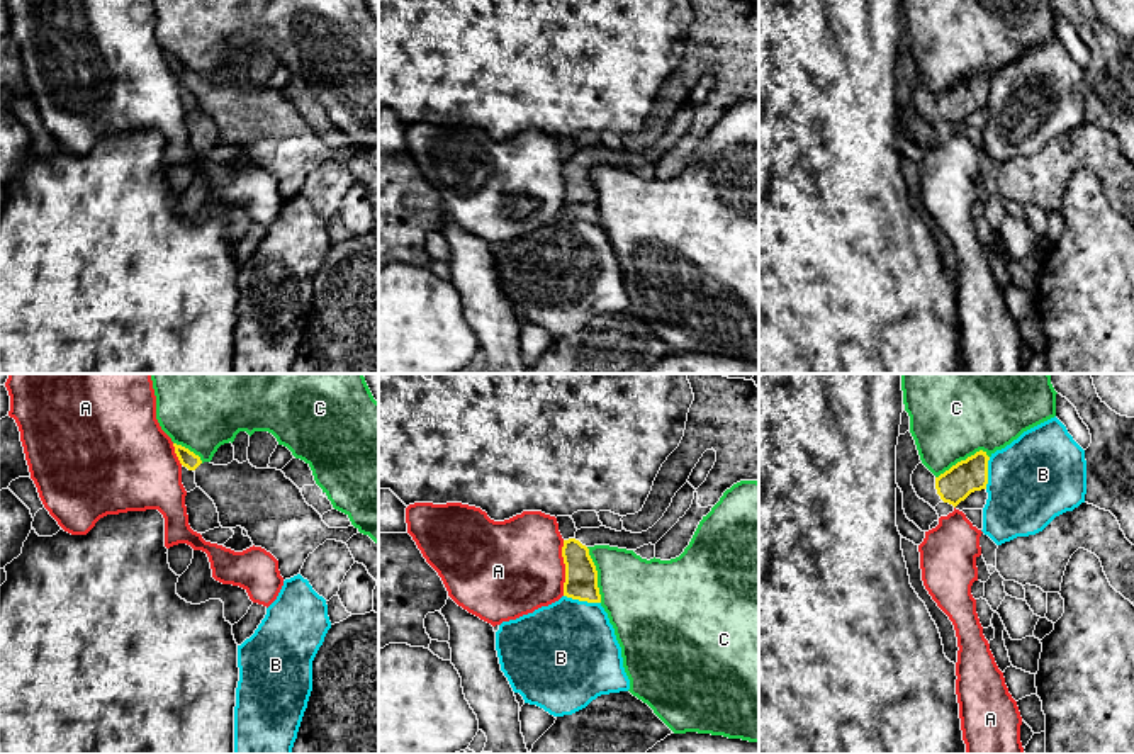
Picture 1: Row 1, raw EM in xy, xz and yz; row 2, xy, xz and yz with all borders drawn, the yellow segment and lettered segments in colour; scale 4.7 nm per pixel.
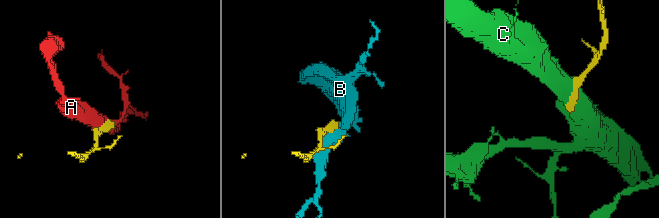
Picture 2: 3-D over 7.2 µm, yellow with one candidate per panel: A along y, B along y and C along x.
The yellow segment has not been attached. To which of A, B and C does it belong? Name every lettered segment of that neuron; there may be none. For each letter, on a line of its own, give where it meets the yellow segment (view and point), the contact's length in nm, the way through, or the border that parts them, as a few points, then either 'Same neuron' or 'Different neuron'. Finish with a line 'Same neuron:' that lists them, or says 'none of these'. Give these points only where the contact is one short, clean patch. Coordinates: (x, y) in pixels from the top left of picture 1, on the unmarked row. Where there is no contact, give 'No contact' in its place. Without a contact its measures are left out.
A: Touches yellow at xz (566, 187). Shared border 260 nm. Different neuron
B: Touches yellow at xz (583, 219). Shared border 180 nm. Different neuron
C: Touches yellow at xz (596, 194). Shared border 280 nm. Different neuron
Same neuron: none of these

